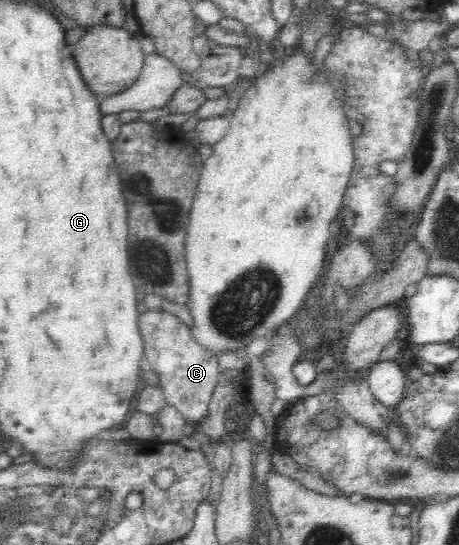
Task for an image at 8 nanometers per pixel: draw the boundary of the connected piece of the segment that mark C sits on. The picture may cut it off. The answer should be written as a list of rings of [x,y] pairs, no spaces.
[[[145,309],[138,318],[139,330],[144,340],[144,361],[156,370],[159,386],[164,392],[168,406],[173,405],[188,423],[202,421],[209,410],[209,401],[220,378],[218,356],[212,350],[200,346],[188,327],[169,312]]]

